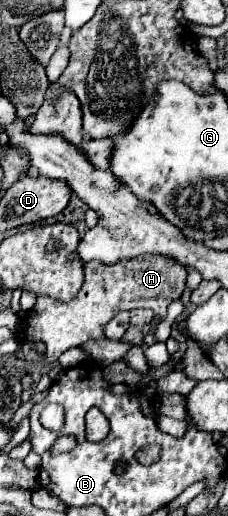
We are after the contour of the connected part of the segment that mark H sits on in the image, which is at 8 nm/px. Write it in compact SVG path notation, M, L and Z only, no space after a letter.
M140 255L136 259L120 261L114 265L88 261L84 263L84 285L72 301L60 303L44 295L38 297L34 309L26 313L26 319L22 323L20 349L16 351L16 355L22 359L40 359L40 355L32 351L30 341L44 341L44 361L56 363L64 351L78 347L88 339L106 339L104 327L108 319L116 317L120 311L147 308L152 309L160 319L166 319L168 305L180 299L182 291L186 289L186 275L188 269L184 265L174 263L172 259L162 255Z

